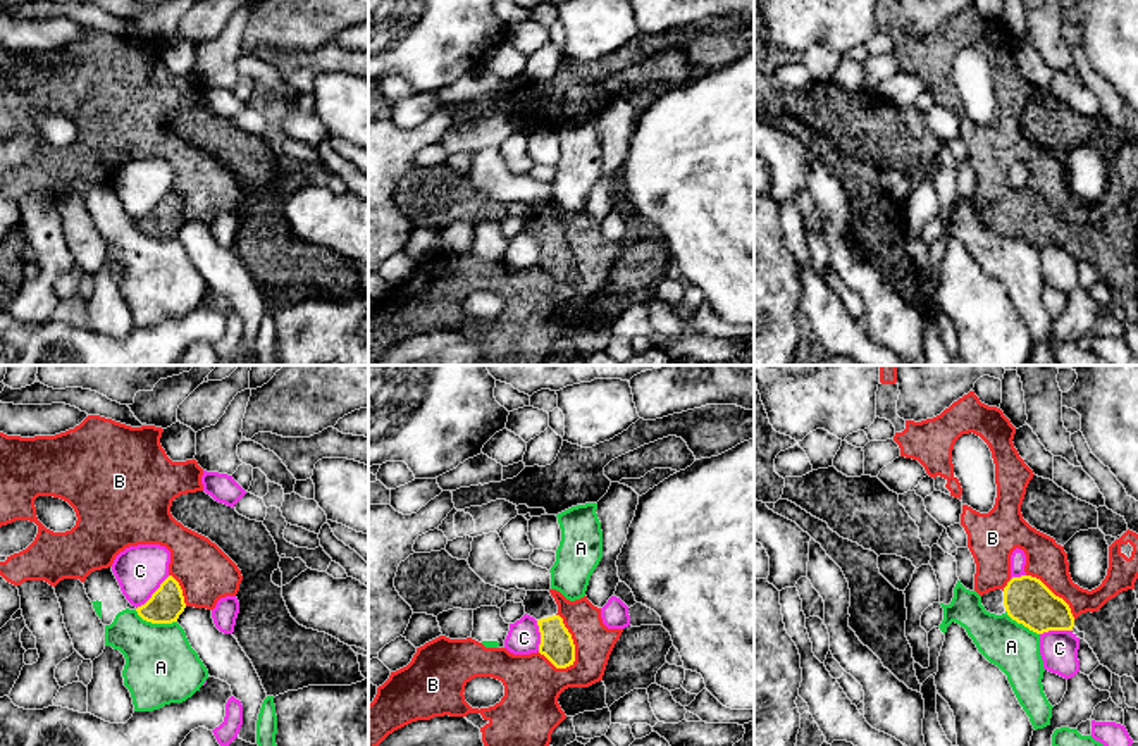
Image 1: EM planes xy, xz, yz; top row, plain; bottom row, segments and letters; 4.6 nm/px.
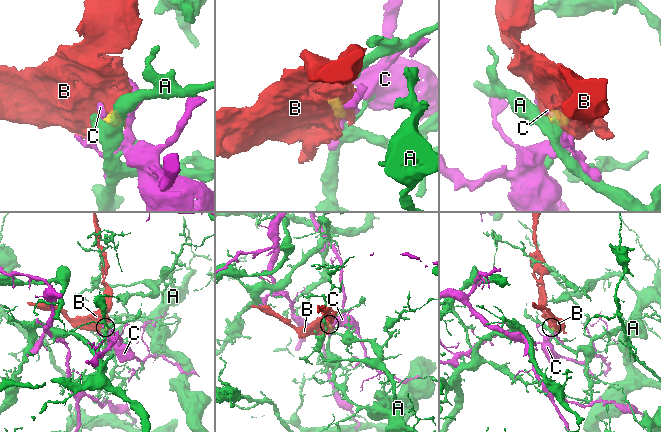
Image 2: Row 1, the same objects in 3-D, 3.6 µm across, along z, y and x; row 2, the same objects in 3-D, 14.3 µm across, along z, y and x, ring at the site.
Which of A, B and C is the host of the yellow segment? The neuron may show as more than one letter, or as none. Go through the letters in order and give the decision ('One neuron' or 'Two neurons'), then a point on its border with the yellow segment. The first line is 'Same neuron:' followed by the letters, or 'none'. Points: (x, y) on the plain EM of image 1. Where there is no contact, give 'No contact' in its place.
Same neuron: none
A: Two neurons. Touches yellow at xy (155, 236)
B: Two neurons. Touches yellow at xz (572, 255)
C: Two neurons. Touches yellow at xy (154, 207)

